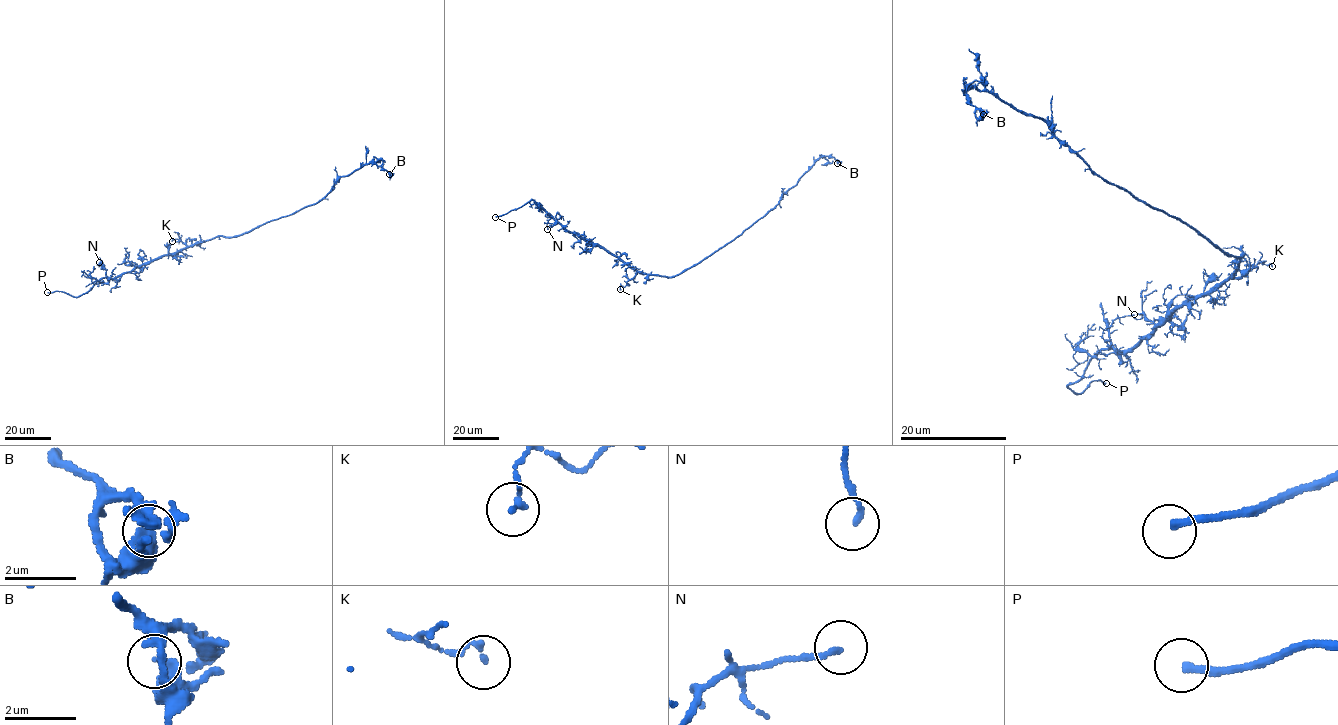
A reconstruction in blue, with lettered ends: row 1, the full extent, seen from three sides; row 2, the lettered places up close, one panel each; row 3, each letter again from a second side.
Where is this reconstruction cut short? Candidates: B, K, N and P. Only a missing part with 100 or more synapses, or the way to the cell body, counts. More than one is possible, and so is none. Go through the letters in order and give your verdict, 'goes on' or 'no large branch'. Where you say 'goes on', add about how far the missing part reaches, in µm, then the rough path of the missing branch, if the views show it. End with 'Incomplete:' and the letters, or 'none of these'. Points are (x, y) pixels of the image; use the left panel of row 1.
B: no large branch
K: no large branch
N: no large branch
P: goes on; missing 7 µm
Incomplete: P

